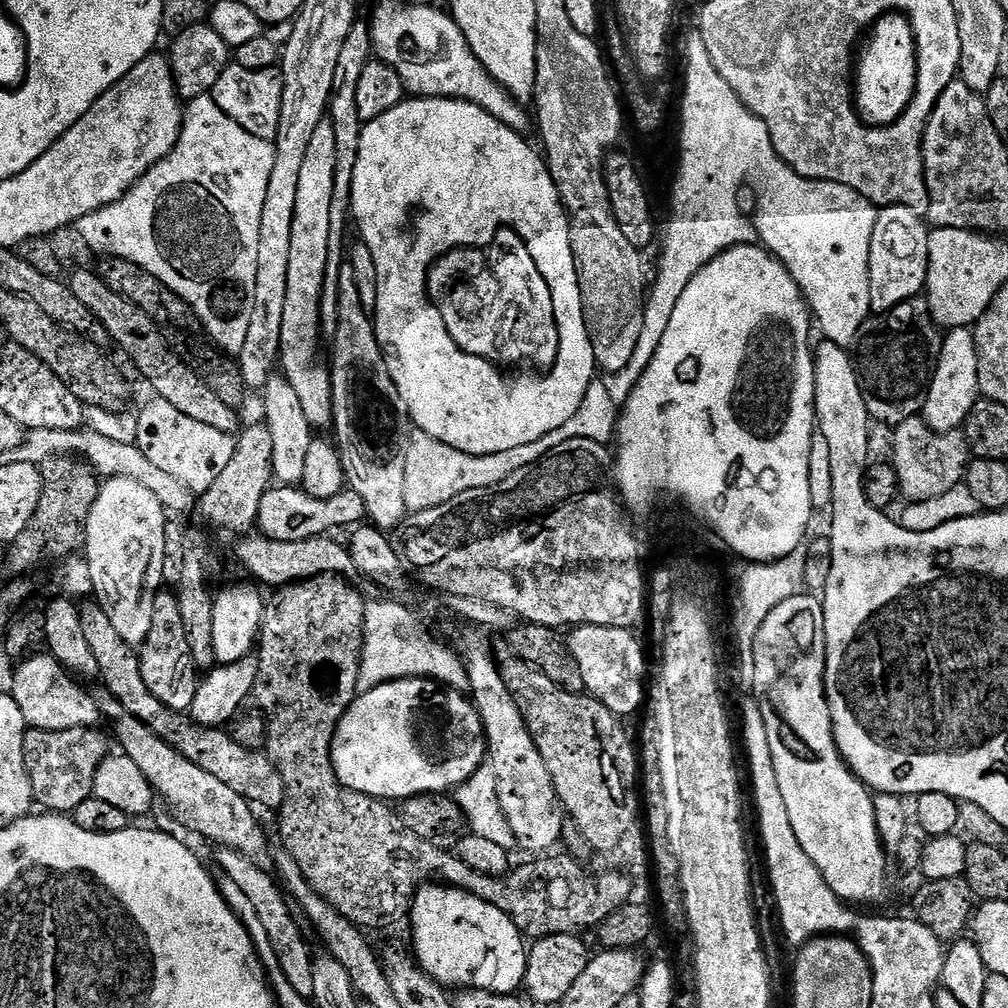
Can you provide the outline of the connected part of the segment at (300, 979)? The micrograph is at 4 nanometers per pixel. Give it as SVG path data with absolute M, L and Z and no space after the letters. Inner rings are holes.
M219 847L216 852L216 860L222 868L220 870L223 875L230 877L232 881L237 883L238 888L250 899L255 912L259 914L259 920L262 922L262 926L265 926L267 936L270 938L273 957L278 960L281 966L279 968L281 975L285 976L294 990L298 991L298 994L311 998L314 994L312 950L309 950L304 942L302 932L290 912L289 901L281 885L274 876L272 878L269 875L271 873L267 869L260 868L238 851Z

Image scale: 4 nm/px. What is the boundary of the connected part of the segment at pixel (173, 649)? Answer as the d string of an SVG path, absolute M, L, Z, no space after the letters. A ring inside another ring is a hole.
M161 594L156 598L156 617L152 623L153 633L141 645L140 669L147 688L156 698L167 704L173 712L187 713L194 702L198 682L180 668L189 666L189 648L185 640L184 622L180 617L180 601L175 595Z

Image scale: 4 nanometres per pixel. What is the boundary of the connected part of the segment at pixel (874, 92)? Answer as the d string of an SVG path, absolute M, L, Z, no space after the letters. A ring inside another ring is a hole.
M903 14L881 16L871 29L867 40L859 53L858 67L854 72L856 110L861 120L869 126L892 124L908 109L912 102L912 95L918 87L916 36L912 32L912 21ZM867 40L868 45L866 45Z

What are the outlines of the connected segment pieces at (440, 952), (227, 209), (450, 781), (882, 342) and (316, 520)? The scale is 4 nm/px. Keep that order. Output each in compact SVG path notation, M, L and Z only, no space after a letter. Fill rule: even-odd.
M432 882L416 893L416 899L412 902L411 920L412 932L416 935L414 955L427 976L433 976L439 984L455 990L493 992L495 996L511 996L521 991L529 949L526 944L524 948L525 937L516 929L515 922L502 914L502 910L469 892Z
M211 94L207 96L195 96L187 101L184 112L184 122L180 126L180 137L176 145L170 150L166 158L162 158L156 165L141 178L133 188L114 203L105 208L91 212L76 221L74 227L82 234L82 238L93 253L104 252L105 257L117 256L126 258L154 274L172 292L177 292L181 298L192 307L193 313L210 323L216 324L216 333L213 334L211 343L217 349L223 350L227 355L239 357L242 346L246 346L246 334L250 330L252 311L254 310L254 294L256 293L256 279L258 278L258 244L260 231L262 230L262 208L266 206L266 190L270 186L270 174L274 170L274 158L276 157L276 145L273 141L263 140L254 134L250 134L234 118L230 118L214 102Z
M405 676L403 680L391 680L385 684L379 684L376 688L361 691L353 700L352 705L346 710L344 717L338 722L336 733L332 739L332 765L336 776L342 784L350 790L361 792L367 796L374 796L378 800L403 802L411 796L430 796L433 794L448 794L457 789L461 784L479 770L486 760L486 737L484 735L484 720L480 717L475 703L465 693L457 688L445 687L443 684L423 676Z
M913 298L888 312L869 316L860 327L854 359L862 398L873 421L899 426L906 418L923 413L943 345L942 329L932 318L927 299Z
M279 485L269 488L262 496L256 519L257 531L272 541L296 542L306 538L323 536L332 529L359 525L365 519L364 503L352 489L345 488L332 498L316 499L304 489L293 485Z

